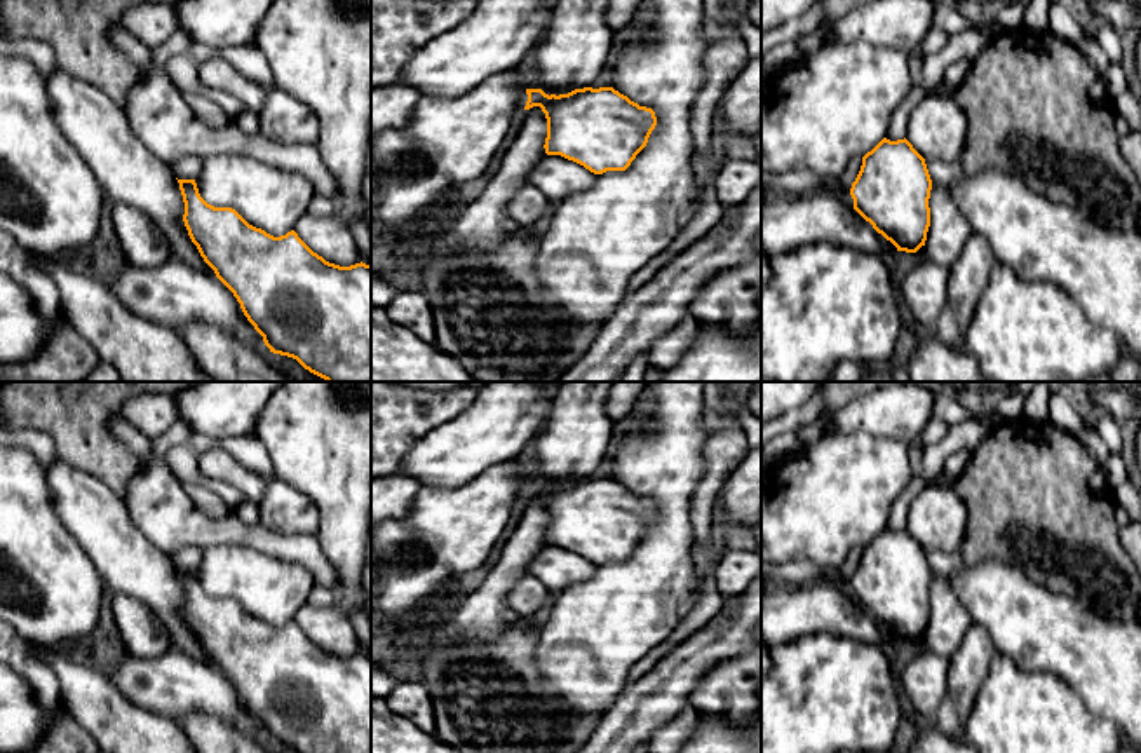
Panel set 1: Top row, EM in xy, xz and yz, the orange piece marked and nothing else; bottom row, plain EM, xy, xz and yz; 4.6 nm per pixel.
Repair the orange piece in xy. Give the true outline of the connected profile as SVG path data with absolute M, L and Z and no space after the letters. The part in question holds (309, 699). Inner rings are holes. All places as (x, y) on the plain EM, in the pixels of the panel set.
M59 458L44 465L44 471L56 512L94 563L103 584L115 593L143 601L164 624L174 650L219 669L254 716L251 723L254 732L298 753L371 753L371 655L362 652L350 657L329 654L314 643L294 621L273 628L249 615L235 600L207 594L200 587L195 570L178 570L171 556L139 532L127 512L124 497L113 493L98 478Z

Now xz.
M584 478L568 485L526 479L524 500L540 497L547 509L545 546L528 573L554 594L587 580L606 561L625 561L646 537L657 507L613 478Z

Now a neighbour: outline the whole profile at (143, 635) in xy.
M115 593L111 615L129 655L152 659L172 648L164 624L143 601Z

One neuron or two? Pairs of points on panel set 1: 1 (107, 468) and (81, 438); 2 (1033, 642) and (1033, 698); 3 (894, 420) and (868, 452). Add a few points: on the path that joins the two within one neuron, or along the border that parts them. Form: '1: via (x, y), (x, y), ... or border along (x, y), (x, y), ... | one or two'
1: via (103, 461), (87, 445) | one
2: border along (997, 652), (1023, 671), (1049, 671), (1070, 689) | two
3: border along (840, 434), (870, 433), (891, 436), (908, 445) | two

